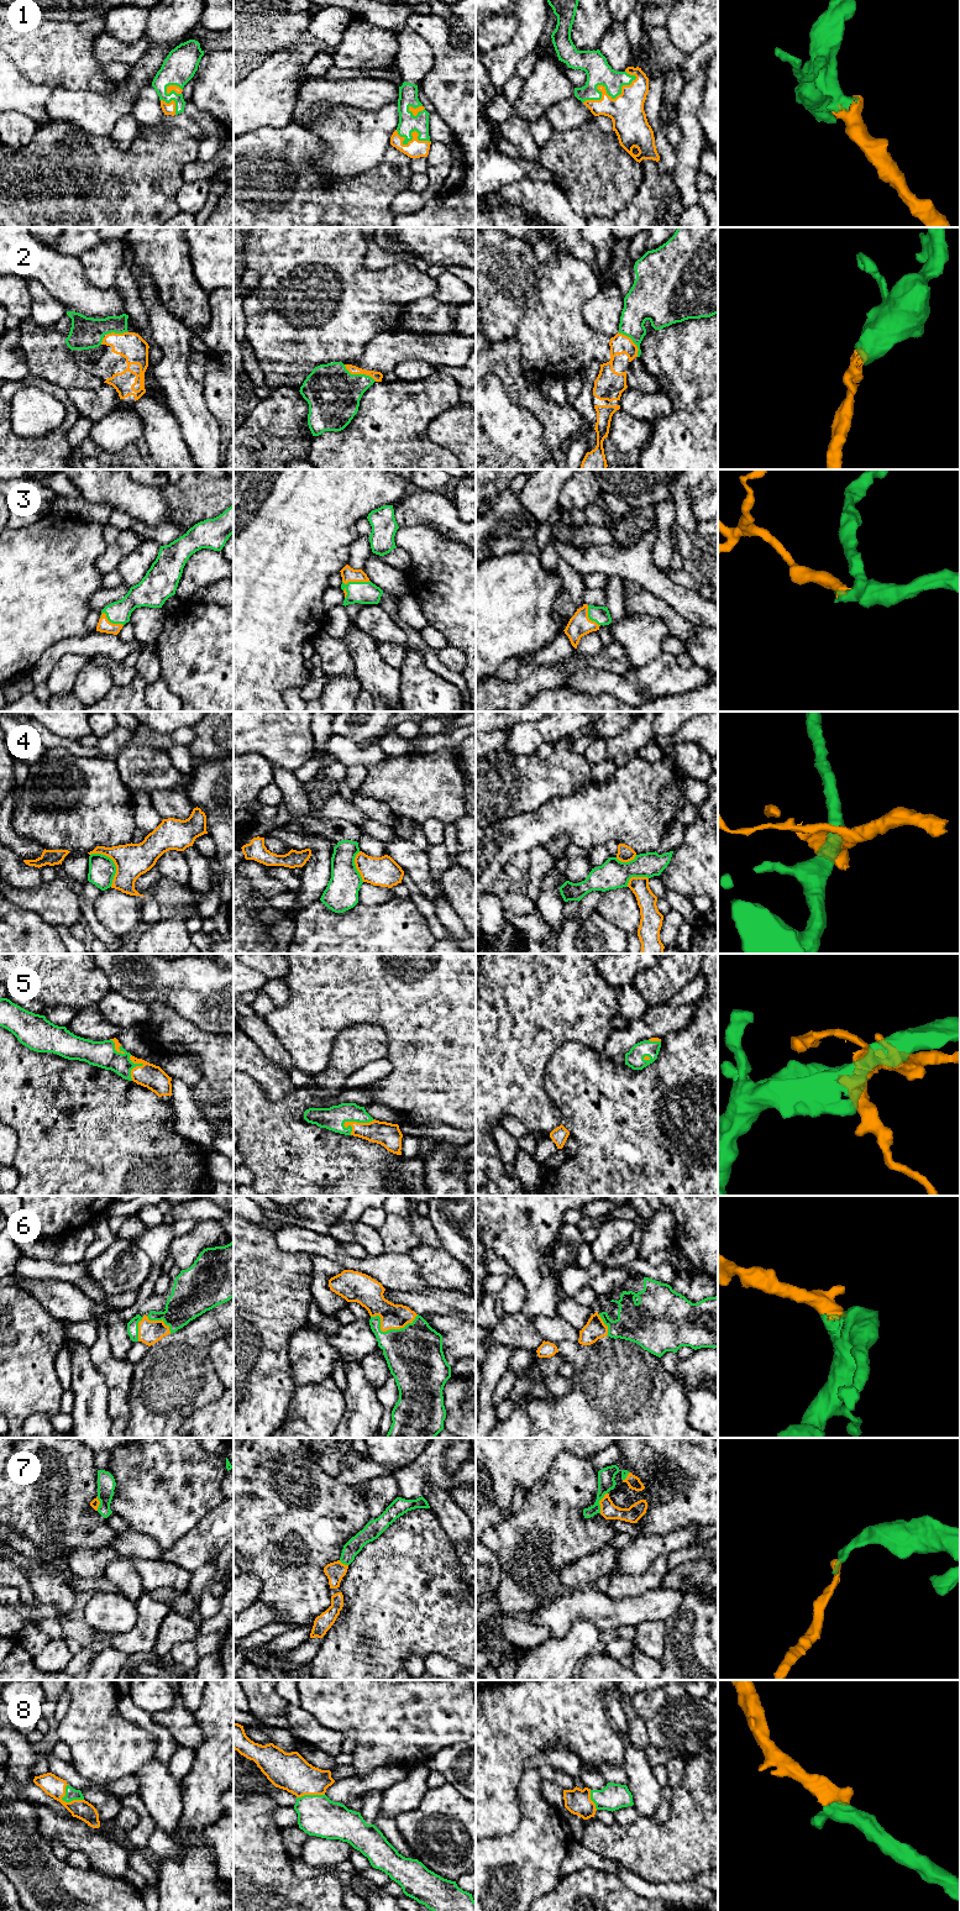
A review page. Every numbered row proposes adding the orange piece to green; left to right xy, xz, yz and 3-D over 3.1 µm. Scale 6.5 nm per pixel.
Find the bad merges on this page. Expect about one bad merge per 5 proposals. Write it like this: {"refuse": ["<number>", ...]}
{"refuse": ["4"]}

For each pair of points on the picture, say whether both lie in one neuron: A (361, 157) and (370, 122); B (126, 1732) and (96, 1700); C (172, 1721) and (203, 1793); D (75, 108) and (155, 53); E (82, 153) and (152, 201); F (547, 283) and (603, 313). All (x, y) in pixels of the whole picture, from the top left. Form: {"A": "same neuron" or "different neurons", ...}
{"A": "same neuron", "B": "same neuron", "C": "different neurons", "D": "same neuron", "E": "same neuron", "F": "different neurons"}

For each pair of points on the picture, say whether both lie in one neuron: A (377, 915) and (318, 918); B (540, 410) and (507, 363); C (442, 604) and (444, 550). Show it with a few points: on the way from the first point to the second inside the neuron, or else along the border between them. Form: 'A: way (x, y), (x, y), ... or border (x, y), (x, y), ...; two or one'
A: way (362, 922), (332, 922); one
B: way (530, 399), (514, 383), (512, 374); one
C: way (444, 591), (444, 563); one

